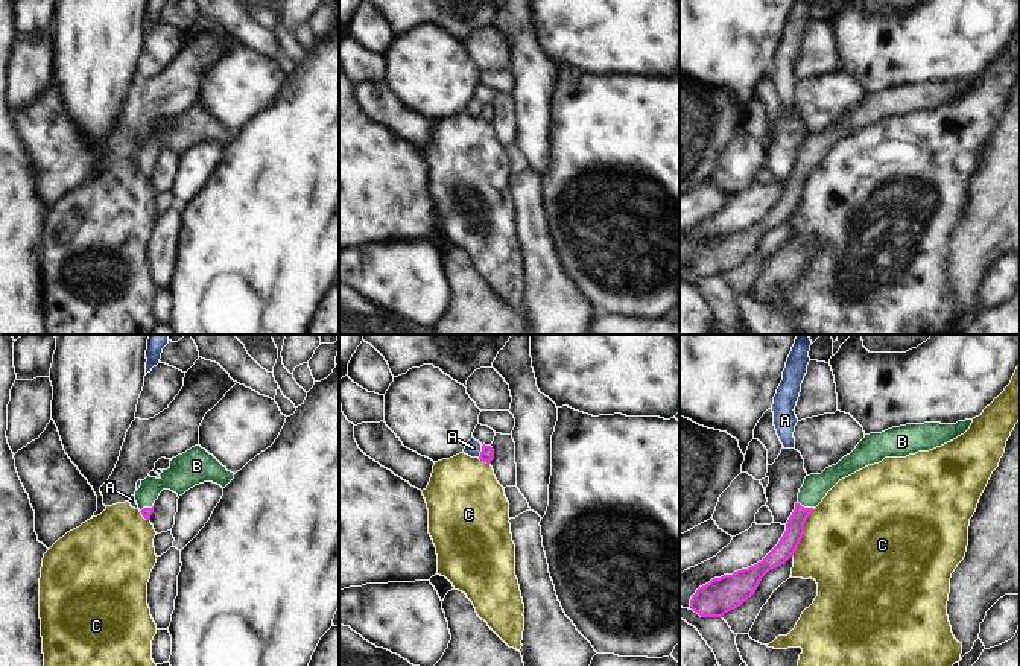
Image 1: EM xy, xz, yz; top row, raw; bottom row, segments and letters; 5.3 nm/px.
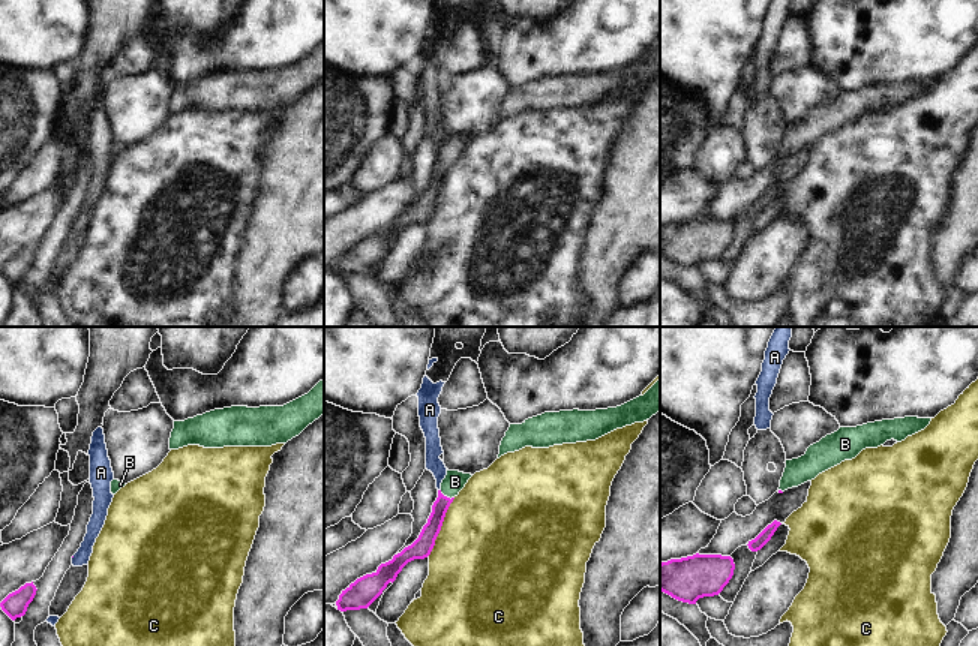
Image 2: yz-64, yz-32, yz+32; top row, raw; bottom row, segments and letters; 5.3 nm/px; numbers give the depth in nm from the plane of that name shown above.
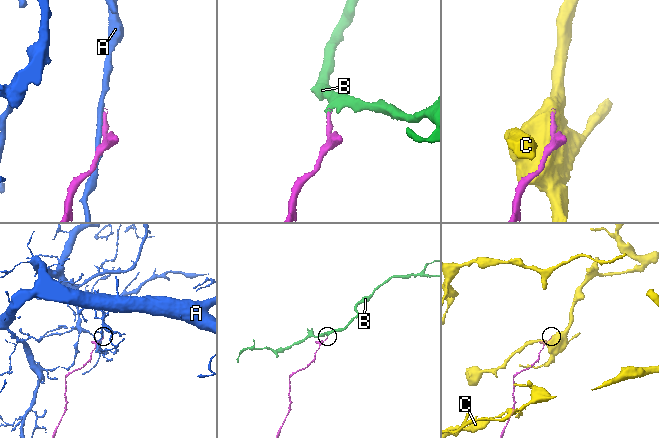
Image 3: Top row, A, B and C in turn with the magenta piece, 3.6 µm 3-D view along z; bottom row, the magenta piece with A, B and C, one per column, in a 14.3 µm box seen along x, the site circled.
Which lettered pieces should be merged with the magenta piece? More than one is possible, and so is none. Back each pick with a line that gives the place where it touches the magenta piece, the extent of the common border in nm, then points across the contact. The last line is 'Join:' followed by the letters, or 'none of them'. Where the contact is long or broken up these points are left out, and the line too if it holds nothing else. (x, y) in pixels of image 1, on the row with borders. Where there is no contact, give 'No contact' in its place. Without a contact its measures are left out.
B: Touches magenta at yz (803, 507). Shared border 90 nm. Path across: yz (785, 549), (803, 507), (815, 487)
Join: B

